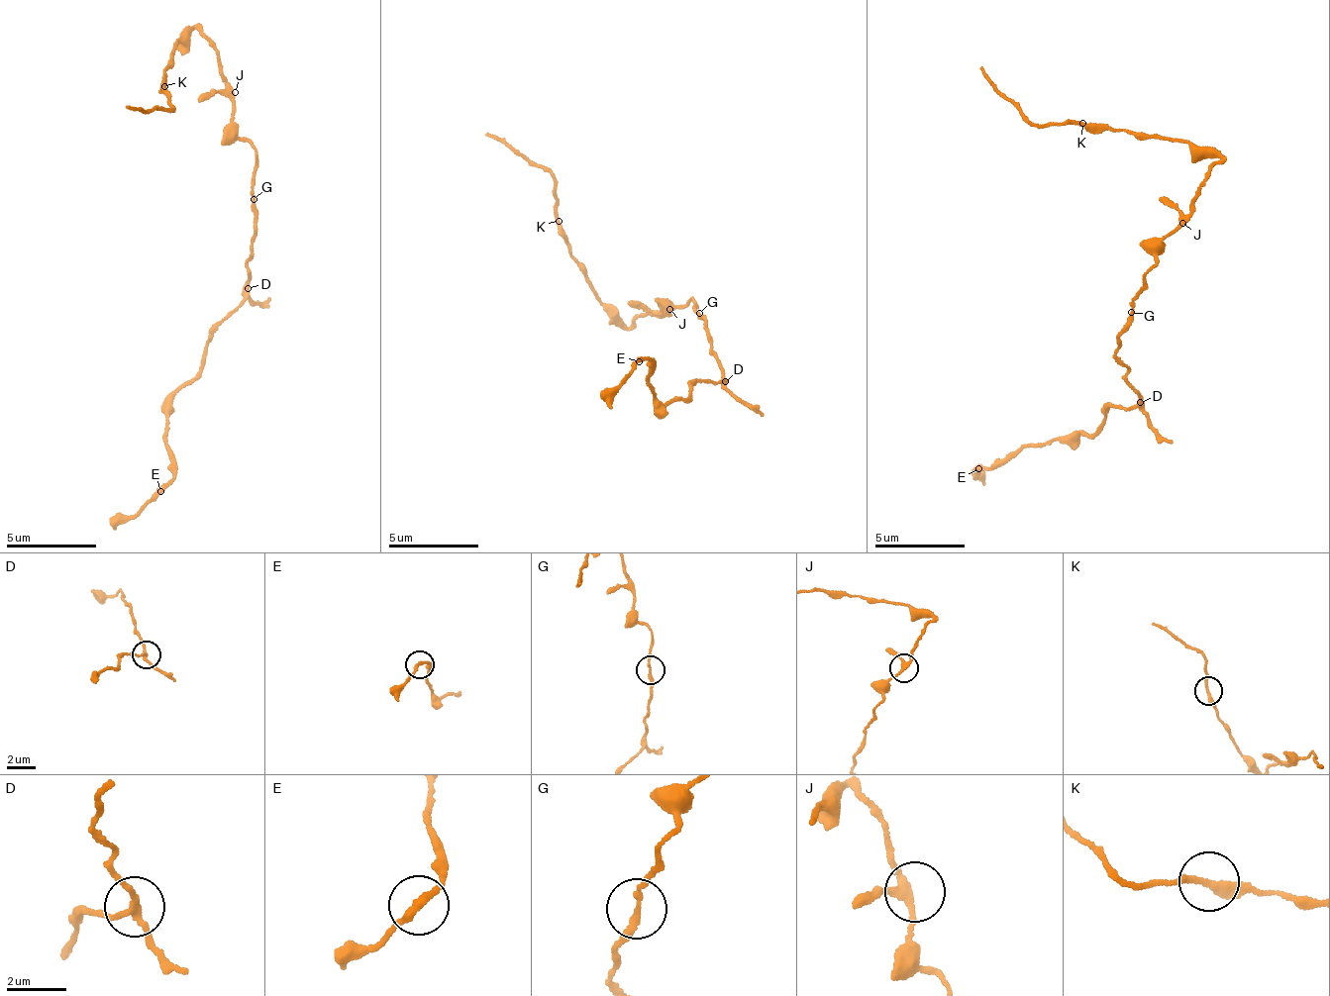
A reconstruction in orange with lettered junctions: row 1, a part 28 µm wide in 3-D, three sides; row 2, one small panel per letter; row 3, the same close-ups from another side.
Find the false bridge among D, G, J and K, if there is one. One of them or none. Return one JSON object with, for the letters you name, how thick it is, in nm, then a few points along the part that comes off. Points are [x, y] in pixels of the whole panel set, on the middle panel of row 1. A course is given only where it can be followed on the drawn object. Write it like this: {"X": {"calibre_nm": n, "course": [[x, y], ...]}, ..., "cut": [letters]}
{"D": {"calibre_nm": 200, "course": [[725, 381], [697, 382], [692, 400], [654, 400], [653, 359], [642, 358], [620, 380], [608, 410]]}, "cut": ["D"]}

